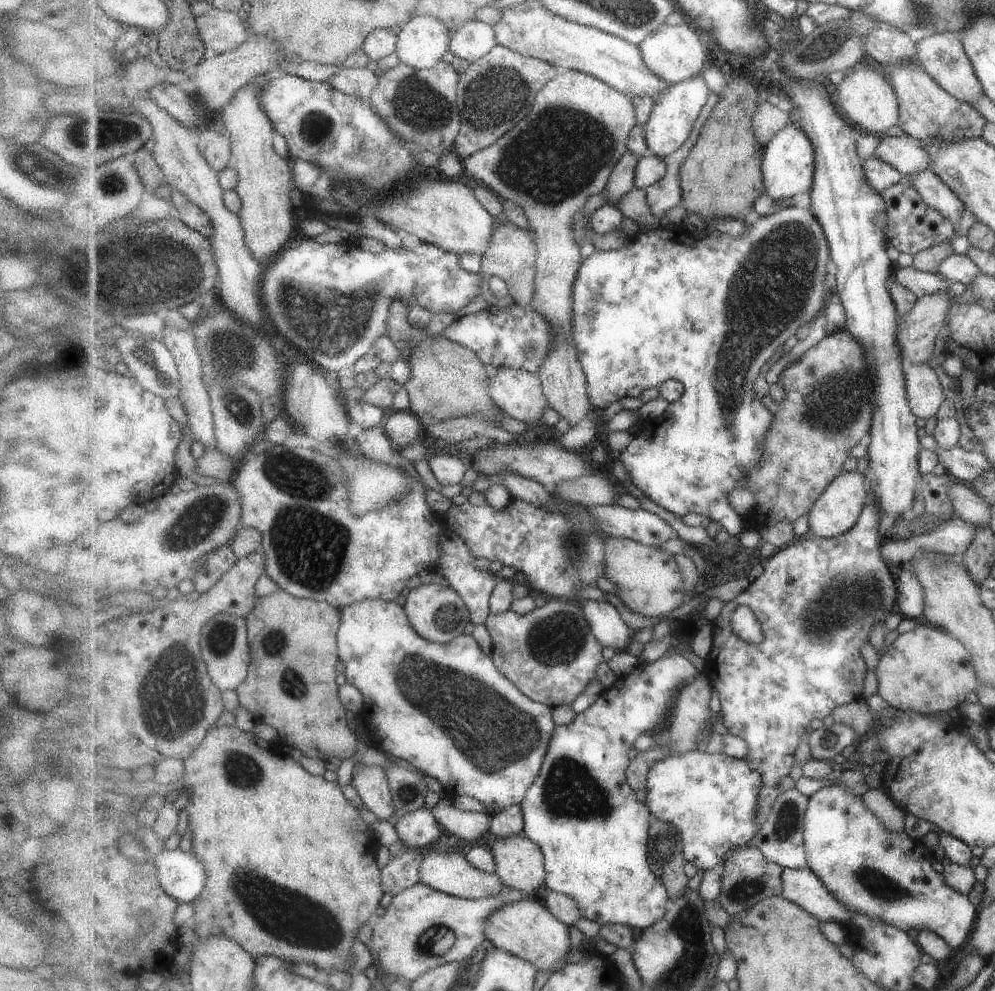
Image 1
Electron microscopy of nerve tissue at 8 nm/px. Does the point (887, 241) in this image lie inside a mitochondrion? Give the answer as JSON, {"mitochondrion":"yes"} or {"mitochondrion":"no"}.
{"mitochondrion":"no"}

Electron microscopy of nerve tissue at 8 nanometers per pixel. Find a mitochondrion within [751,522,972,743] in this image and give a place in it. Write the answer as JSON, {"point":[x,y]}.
{"point":[843,599]}

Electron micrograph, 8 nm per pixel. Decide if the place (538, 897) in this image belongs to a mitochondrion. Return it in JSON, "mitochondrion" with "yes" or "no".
{"mitochondrion":"no"}

